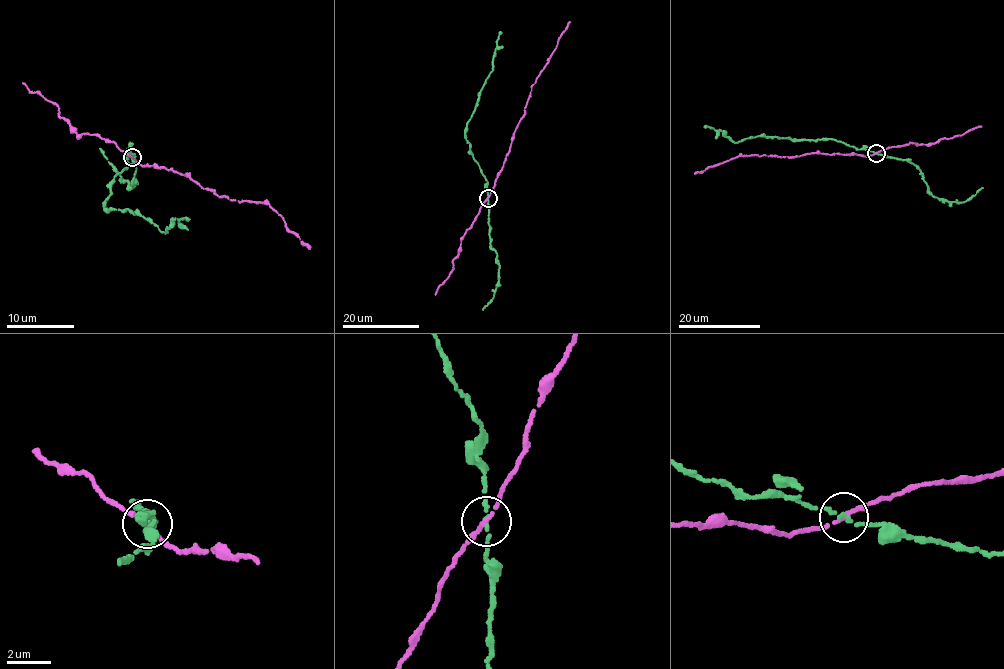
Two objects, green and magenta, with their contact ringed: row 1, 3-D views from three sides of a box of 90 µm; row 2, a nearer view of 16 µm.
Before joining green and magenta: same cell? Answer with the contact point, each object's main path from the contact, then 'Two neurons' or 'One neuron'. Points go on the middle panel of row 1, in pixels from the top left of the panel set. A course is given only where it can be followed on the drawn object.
Place: (488, 198). Course of green: (487, 197), (487, 181), (470, 149), (465, 129), (480, 91), (492, 70), (500, 31). Course of magenta: (487, 197), (525, 113), (531, 87), (570, 21). Two neurons

